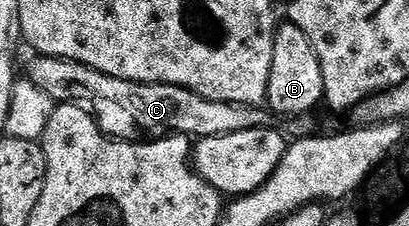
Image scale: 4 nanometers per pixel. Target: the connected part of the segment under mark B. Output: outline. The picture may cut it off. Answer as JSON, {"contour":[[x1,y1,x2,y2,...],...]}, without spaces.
{"contour":[[284,22,276,26,266,106,279,115,307,115,318,103,324,102,324,89,325,81,321,77,321,65,317,61,317,55,313,53,313,47,308,43,308,38,292,23]]}

